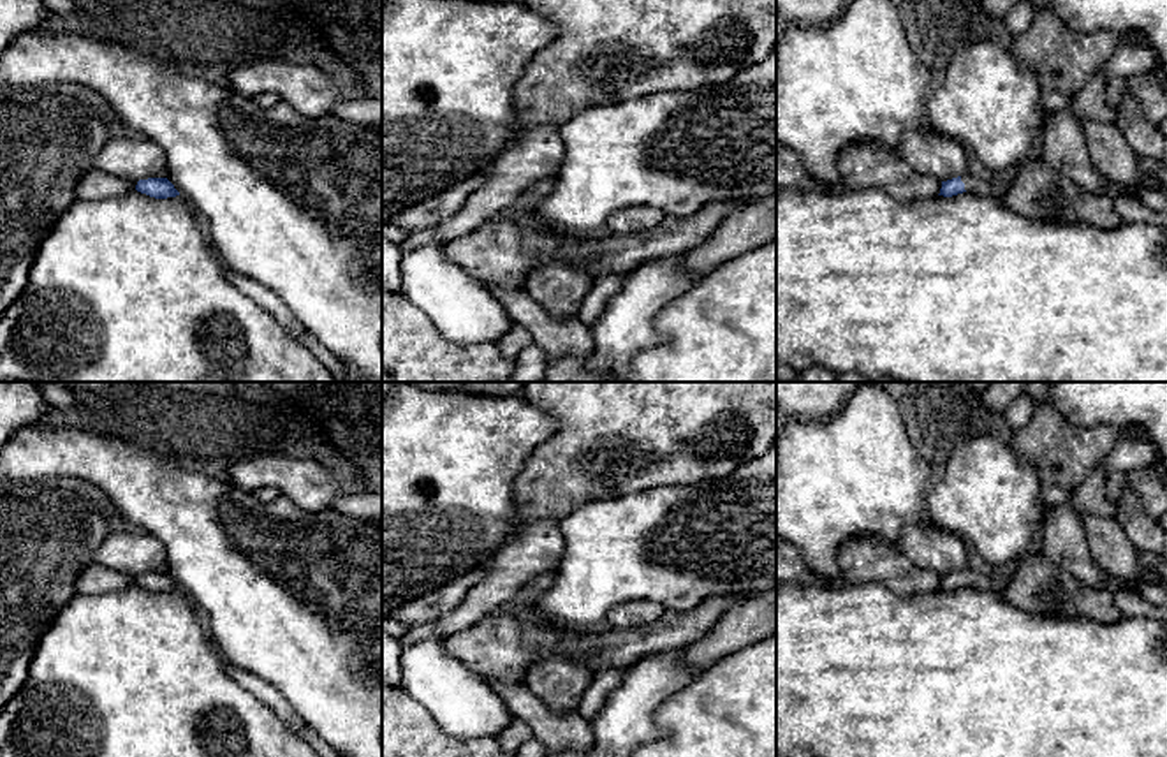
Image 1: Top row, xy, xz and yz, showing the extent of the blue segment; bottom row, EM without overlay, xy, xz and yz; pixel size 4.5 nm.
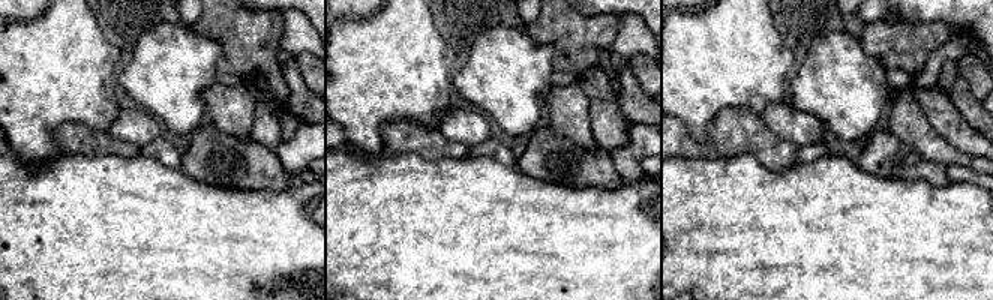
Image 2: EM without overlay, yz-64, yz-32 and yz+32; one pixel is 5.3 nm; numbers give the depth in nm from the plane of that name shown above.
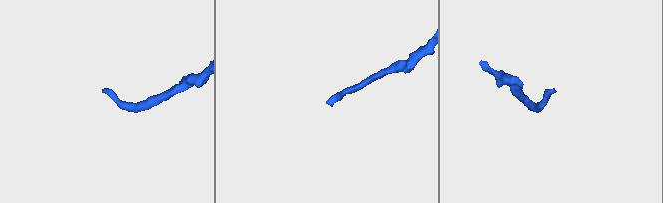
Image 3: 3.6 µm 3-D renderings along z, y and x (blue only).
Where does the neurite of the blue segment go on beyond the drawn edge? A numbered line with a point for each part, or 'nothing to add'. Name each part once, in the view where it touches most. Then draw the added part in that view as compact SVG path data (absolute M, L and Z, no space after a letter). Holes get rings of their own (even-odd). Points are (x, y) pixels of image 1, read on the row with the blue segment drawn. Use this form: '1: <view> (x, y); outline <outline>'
1: yz (972, 183); outline M970 171L961 176L961 181L965 183L966 192L972 192L982 197L995 197L991 187L979 176L972 174Z

